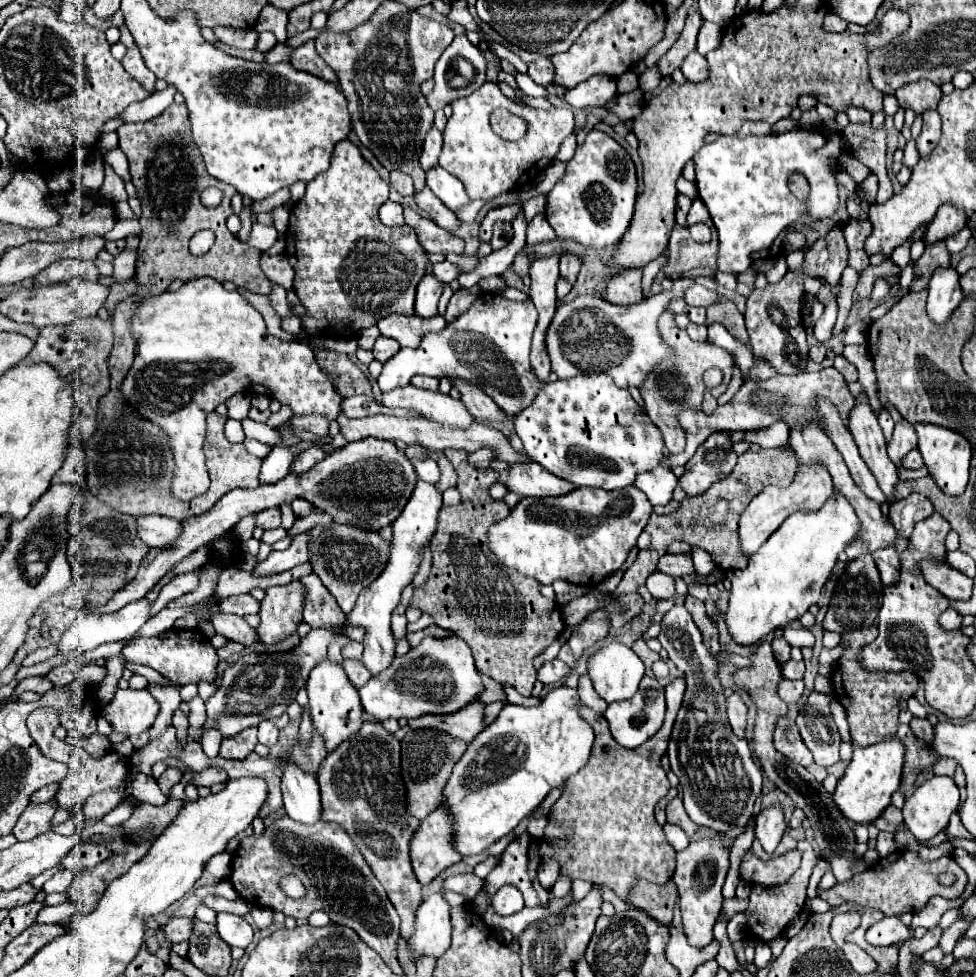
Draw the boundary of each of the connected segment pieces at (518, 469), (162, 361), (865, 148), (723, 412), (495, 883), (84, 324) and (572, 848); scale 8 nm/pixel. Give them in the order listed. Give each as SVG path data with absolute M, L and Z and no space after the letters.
M538 463L512 465L504 483L510 491L522 497L562 497L576 489L576 485L548 473Z
M200 277L184 283L178 291L166 291L156 297L144 297L132 311L132 329L136 341L134 365L128 371L122 393L126 401L148 417L148 421L160 425L170 435L172 453L176 459L176 475L172 479L172 495L178 499L194 499L208 491L210 479L206 471L206 457L202 451L206 435L206 415L212 413L220 403L240 391L260 393L276 399L280 405L292 409L294 417L324 415L328 421L336 419L342 411L342 395L336 393L332 375L326 373L318 363L312 347L304 341L280 341L266 329L262 315L240 297L238 291L226 291L222 283Z
M870 123L848 125L844 129L844 139L850 145L850 151L878 177L878 195L874 203L888 201L894 191L886 175L886 131L874 131Z
M834 367L816 371L816 373L800 373L800 375L778 375L778 377L770 377L766 381L746 381L740 391L734 395L734 399L722 407L718 407L712 415L706 415L702 411L682 411L678 415L684 431L686 431L686 449L680 455L670 455L668 459L662 461L662 465L666 467L674 467L674 465L686 465L688 459L696 453L698 445L702 445L706 441L706 437L714 431L750 431L750 429L758 429L758 427L768 427L776 421L784 421L788 427L800 429L800 425L808 423L808 425L816 425L818 429L824 431L824 421L816 411L816 401L824 397L828 399L840 413L844 427L848 429L848 415L852 411L852 407L856 405L856 397L850 395L848 391L848 381L842 377L842 373Z
M528 831L520 833L502 853L502 863L490 871L486 877L484 891L488 895L488 901L492 895L502 887L502 885L516 885L526 901L526 907L538 907L538 897L536 891L528 879L526 873L526 863L528 863L528 845L530 845L530 835Z
M88 317L88 319L78 319L70 325L40 329L40 337L36 339L34 349L26 359L18 363L18 365L48 363L58 371L60 377L64 377L72 385L74 401L76 401L72 427L80 435L70 435L70 439L80 437L82 441L86 441L96 431L98 399L110 389L110 371L108 371L110 351L112 351L112 323L102 321L98 317Z
M682 677L672 679L666 685L668 711L666 711L664 725L660 727L660 731L654 737L650 737L644 745L640 745L636 749L626 749L616 743L616 739L612 737L612 733L608 729L608 723L604 721L604 715L592 711L586 705L582 705L578 709L580 717L584 717L584 721L596 733L596 739L592 745L592 755L590 755L590 761L576 775L572 775L568 779L568 785L566 785L562 797L550 807L548 825L544 829L542 839L538 841L538 855L542 859L556 859L560 863L562 875L570 877L572 881L584 879L584 881L590 881L592 885L608 885L622 901L626 901L630 887L638 879L648 879L652 883L666 883L672 879L674 865L676 865L676 851L668 845L662 827L656 823L654 807L670 789L670 783L660 765L660 759L666 753L674 717L680 709L682 697L684 697L684 679Z

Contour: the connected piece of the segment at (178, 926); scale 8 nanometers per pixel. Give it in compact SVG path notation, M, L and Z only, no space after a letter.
M170 919L166 925L160 927L160 931L164 933L164 939L168 943L180 943L180 941L186 941L192 933L192 921L190 919Z

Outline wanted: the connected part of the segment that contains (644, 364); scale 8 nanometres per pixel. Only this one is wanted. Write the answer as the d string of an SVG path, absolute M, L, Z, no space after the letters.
M692 278L680 279L672 291L650 295L628 307L608 305L608 301L590 295L576 297L572 303L558 307L544 339L552 371L560 379L570 379L578 373L608 373L620 387L640 387L644 375L648 375L656 363L674 357L672 349L660 341L658 317L672 297L684 297L684 289L694 282Z

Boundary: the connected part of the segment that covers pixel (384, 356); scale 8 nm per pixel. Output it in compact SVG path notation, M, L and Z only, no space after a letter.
M378 337L376 345L374 345L374 357L376 357L378 361L386 363L392 355L398 353L398 349L400 349L398 341L394 341L394 339L390 339L390 337Z

